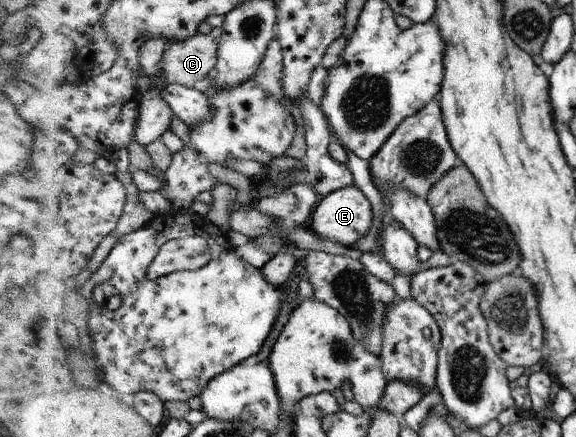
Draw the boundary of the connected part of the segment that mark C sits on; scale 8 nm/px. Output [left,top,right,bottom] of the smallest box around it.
[160,34,219,87]

